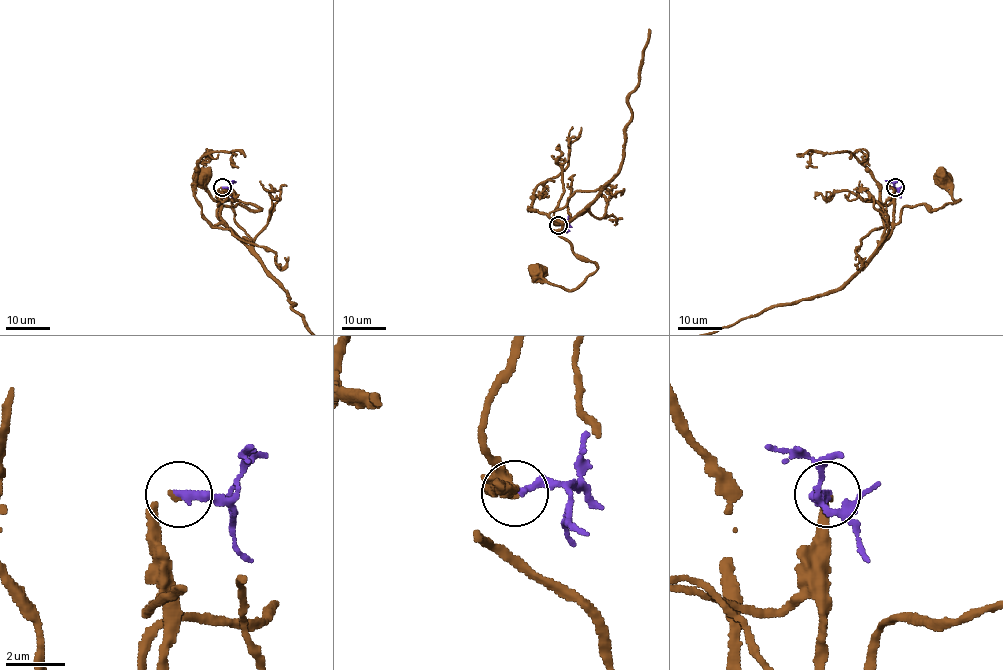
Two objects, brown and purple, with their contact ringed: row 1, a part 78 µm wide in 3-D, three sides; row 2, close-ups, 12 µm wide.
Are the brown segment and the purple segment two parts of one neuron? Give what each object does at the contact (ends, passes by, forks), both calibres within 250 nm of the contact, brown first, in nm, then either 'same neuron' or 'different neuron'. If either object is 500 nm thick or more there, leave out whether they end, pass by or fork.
brown ends; purple ends; calibres 100 and 280 nm; same neuron

